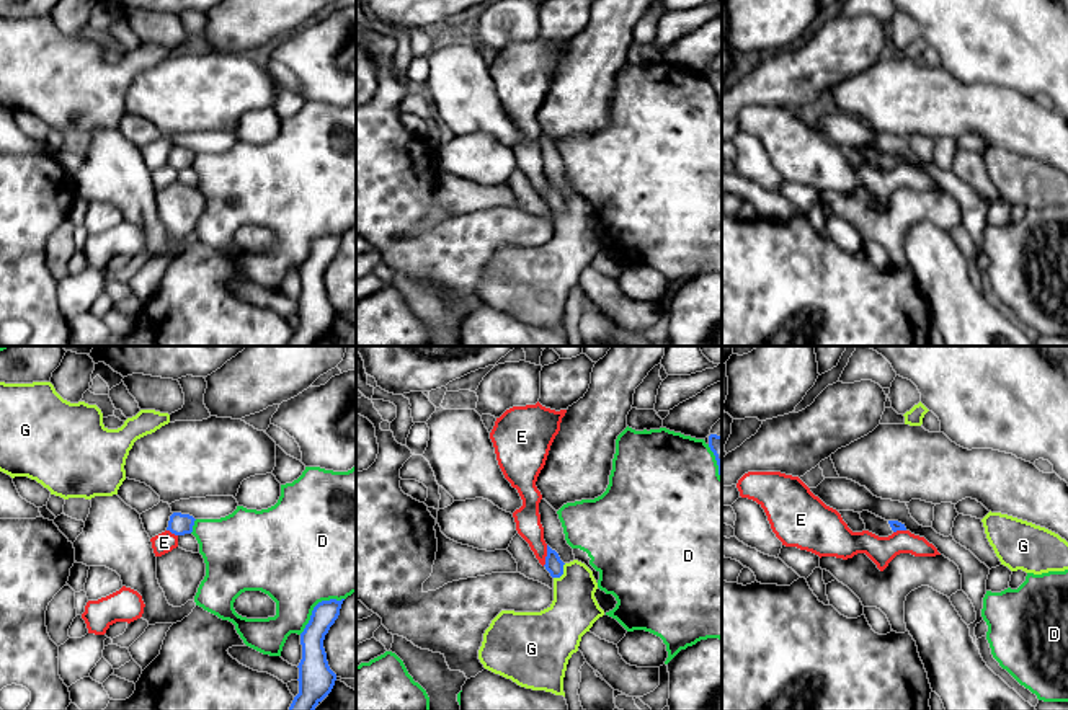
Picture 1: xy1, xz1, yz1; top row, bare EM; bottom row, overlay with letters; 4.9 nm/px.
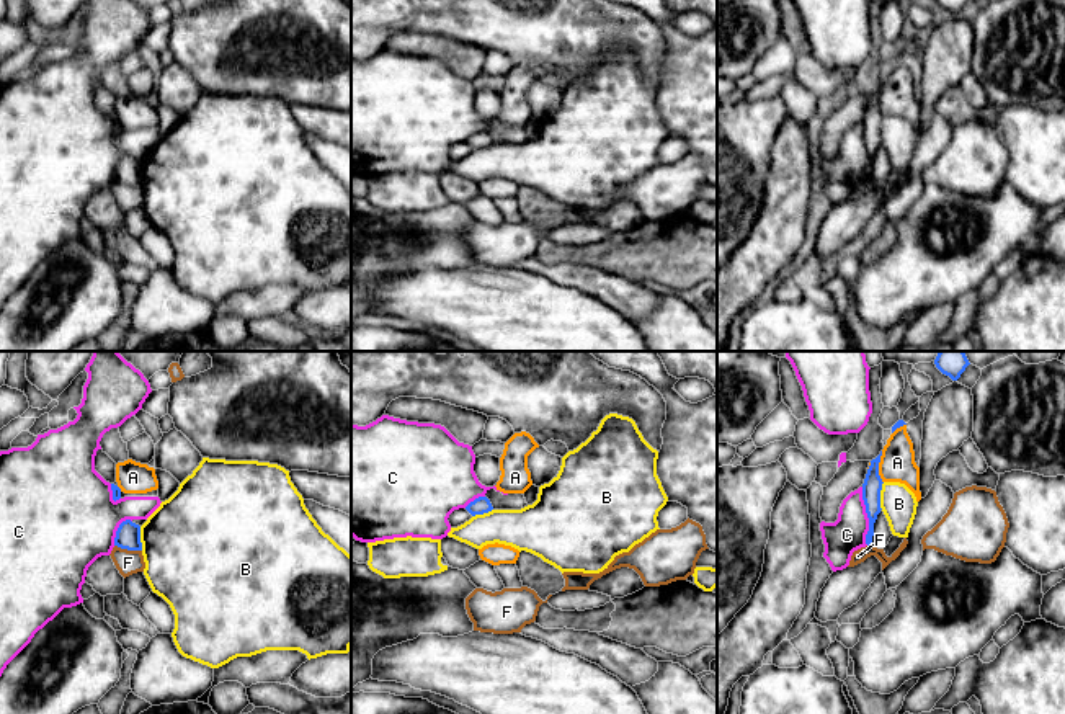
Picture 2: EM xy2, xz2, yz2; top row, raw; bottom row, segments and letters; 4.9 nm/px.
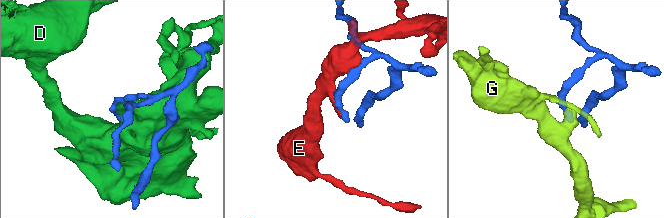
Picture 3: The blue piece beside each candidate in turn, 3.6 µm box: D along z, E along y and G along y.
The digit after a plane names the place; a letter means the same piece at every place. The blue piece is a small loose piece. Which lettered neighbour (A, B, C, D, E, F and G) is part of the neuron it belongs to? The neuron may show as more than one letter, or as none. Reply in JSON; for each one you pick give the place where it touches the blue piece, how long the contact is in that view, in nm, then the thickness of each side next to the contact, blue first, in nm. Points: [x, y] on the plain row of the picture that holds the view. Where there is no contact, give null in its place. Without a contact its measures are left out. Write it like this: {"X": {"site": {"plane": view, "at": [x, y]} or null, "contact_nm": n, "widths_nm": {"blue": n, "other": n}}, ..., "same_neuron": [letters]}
{"same_neuron": []}

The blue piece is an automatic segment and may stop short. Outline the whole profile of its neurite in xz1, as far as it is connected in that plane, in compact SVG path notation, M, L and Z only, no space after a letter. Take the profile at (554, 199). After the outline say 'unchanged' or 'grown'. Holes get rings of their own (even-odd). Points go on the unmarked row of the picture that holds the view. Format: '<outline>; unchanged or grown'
M547 180L547 191L545 191L545 204L550 207L552 212L560 212L563 209L563 196L560 194L558 188Z; unchanged

